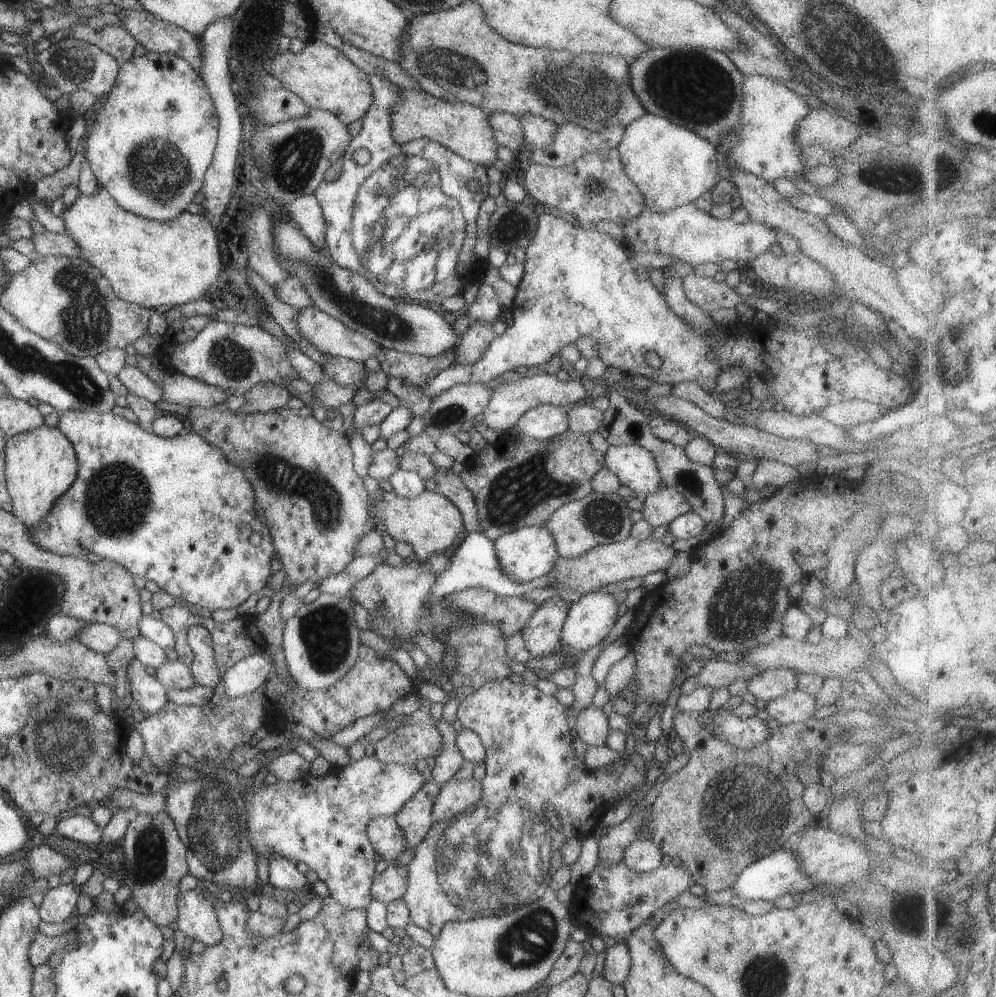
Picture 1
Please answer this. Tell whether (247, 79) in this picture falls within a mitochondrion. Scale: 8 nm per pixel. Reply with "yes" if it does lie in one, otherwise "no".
no

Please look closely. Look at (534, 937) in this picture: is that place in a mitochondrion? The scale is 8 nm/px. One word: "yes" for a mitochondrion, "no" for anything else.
yes

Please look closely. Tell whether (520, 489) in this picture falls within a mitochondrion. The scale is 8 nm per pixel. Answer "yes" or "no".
yes

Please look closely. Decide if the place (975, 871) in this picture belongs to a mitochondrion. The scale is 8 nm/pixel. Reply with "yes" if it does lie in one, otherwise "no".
no

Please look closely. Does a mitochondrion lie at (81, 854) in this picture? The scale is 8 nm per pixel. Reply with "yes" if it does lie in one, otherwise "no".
no

